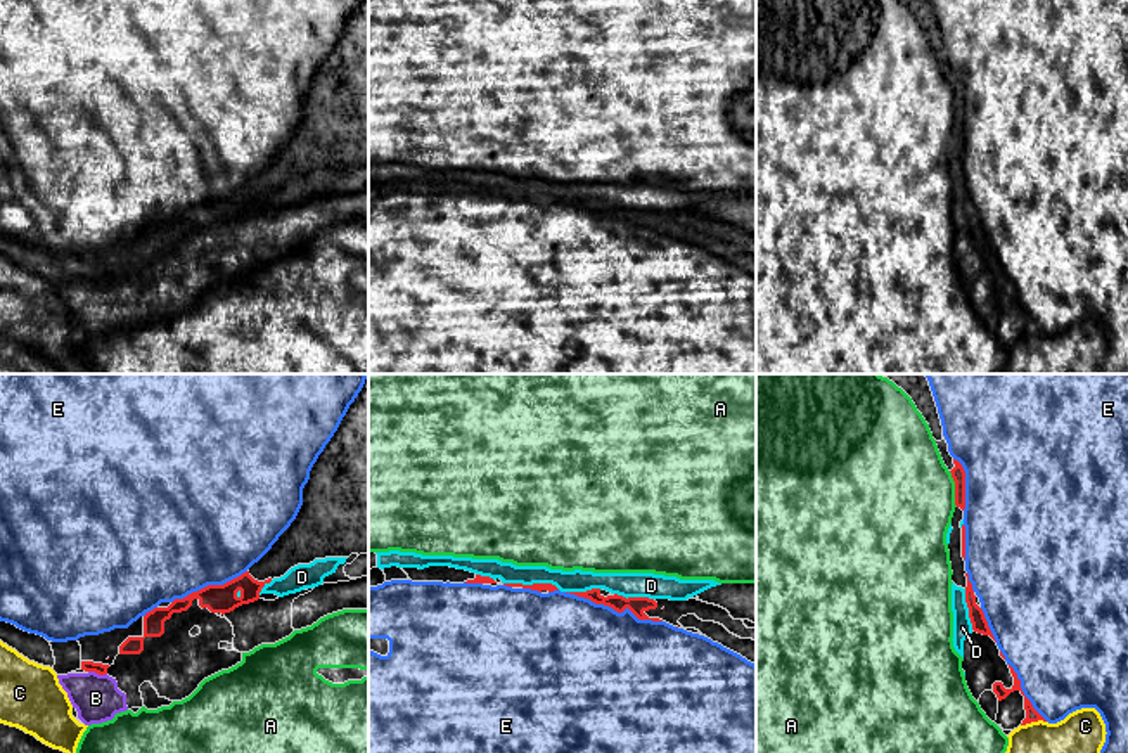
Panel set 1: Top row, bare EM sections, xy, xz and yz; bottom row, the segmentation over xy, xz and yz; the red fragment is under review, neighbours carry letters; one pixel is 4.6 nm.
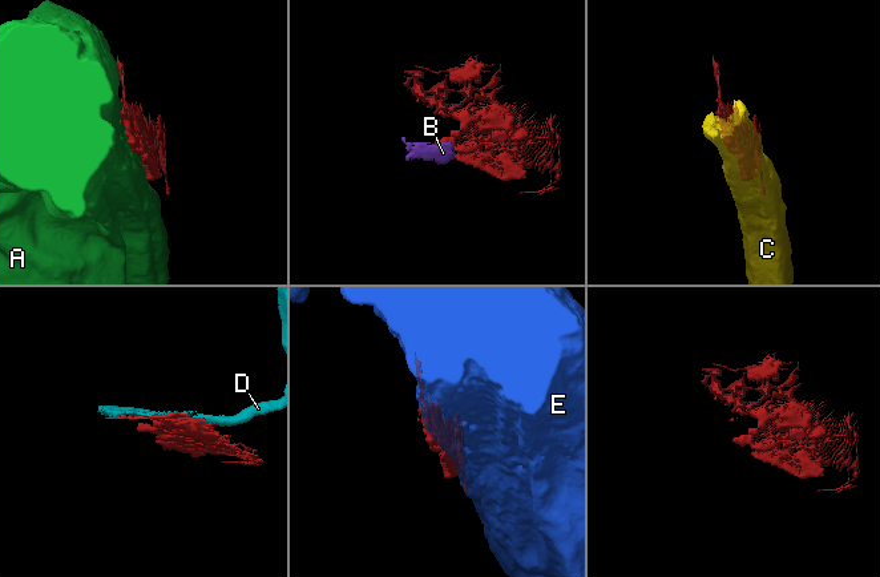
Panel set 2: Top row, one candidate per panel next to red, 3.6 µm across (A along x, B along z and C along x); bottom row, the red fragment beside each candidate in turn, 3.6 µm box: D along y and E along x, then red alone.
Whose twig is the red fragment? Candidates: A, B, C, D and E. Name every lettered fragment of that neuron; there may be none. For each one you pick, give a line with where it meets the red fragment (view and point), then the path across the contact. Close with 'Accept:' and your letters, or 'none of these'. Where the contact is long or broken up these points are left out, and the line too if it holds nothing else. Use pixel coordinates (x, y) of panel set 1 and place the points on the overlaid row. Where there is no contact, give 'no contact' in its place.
D: xz (533, 584)
Accept: D

